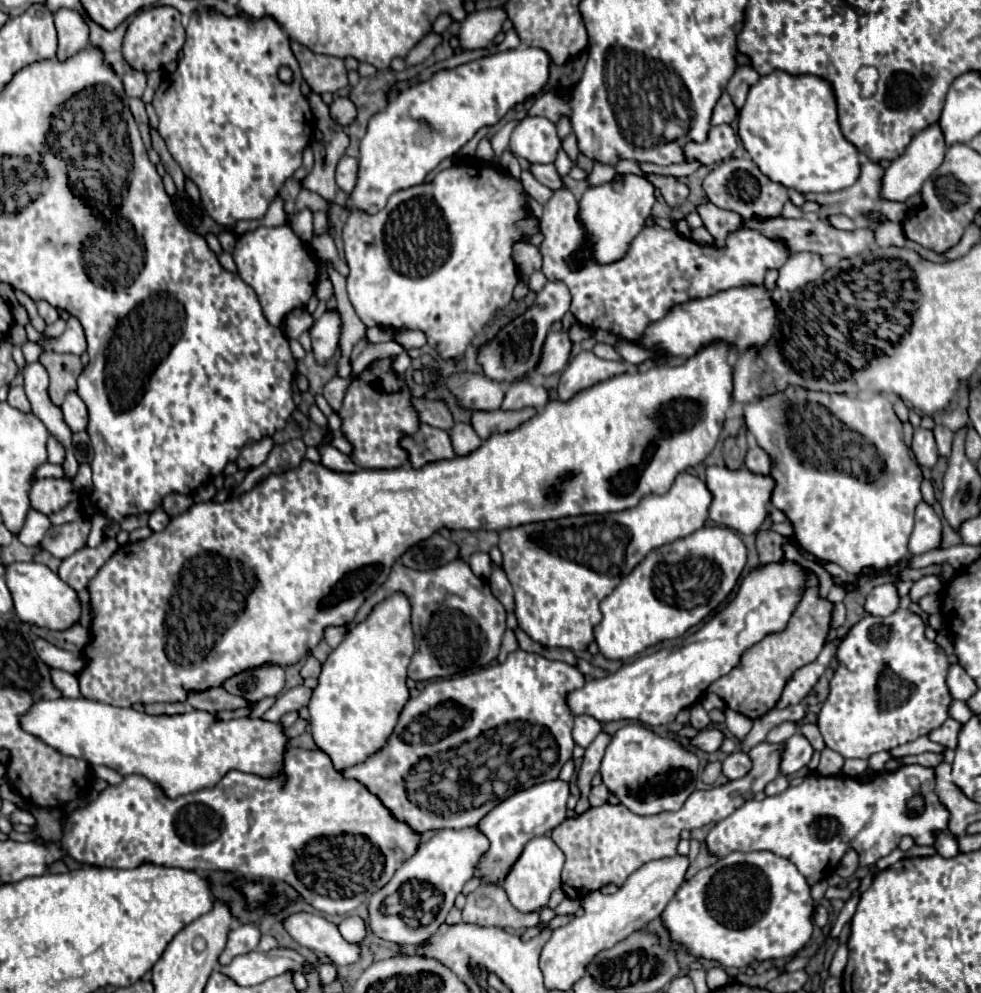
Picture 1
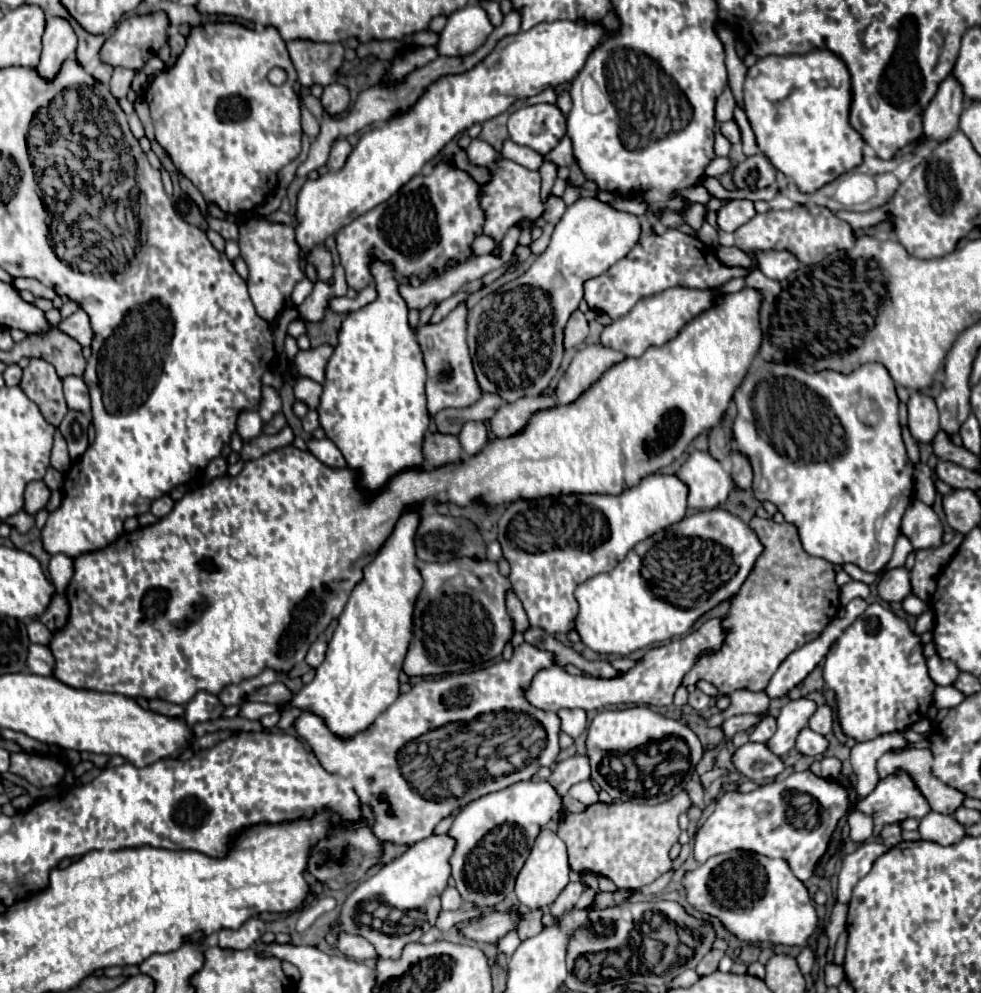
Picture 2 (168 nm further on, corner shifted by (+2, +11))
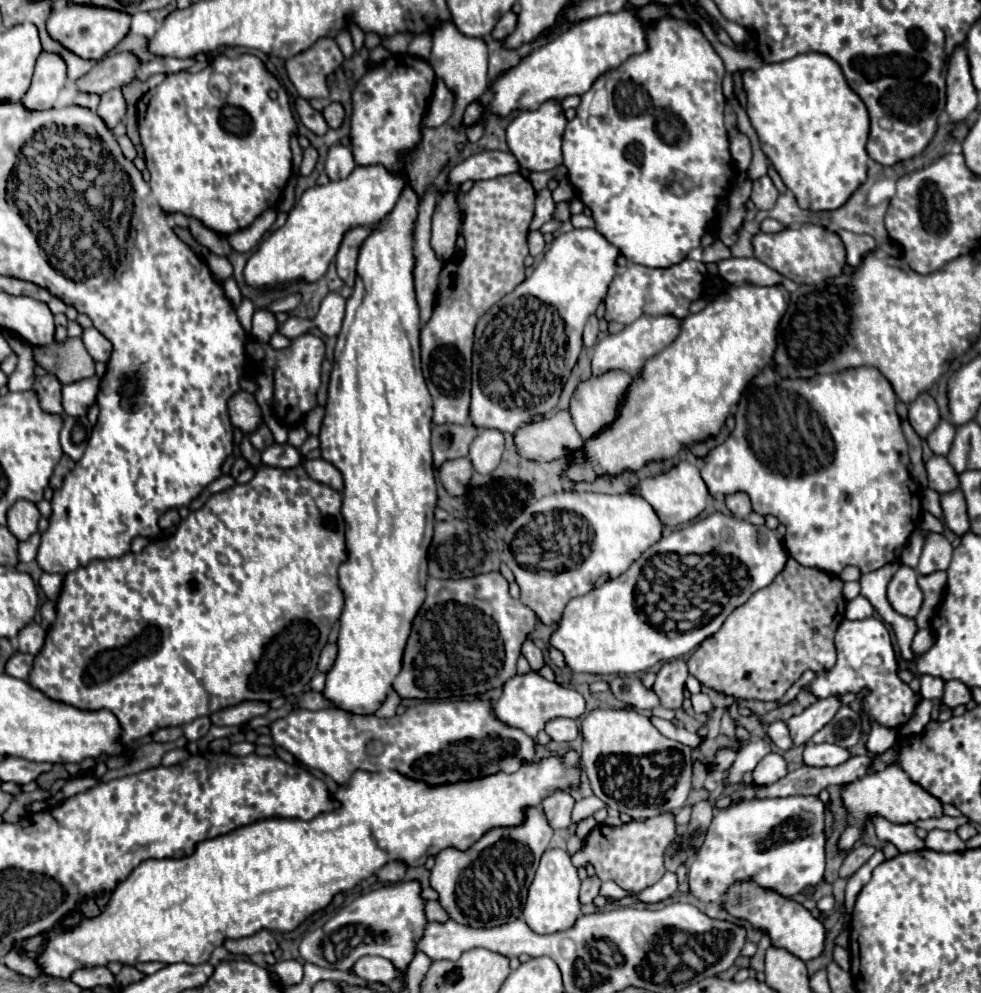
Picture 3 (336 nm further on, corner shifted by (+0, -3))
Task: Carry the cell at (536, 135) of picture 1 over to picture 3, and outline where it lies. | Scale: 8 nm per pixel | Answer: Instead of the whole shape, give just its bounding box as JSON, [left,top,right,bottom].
[506,100,566,172]

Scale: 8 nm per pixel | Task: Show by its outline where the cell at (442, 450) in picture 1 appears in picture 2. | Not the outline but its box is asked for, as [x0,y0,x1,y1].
[424,432,464,468]

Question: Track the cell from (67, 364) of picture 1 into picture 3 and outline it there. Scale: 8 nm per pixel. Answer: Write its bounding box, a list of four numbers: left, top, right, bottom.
[34,338,94,384]

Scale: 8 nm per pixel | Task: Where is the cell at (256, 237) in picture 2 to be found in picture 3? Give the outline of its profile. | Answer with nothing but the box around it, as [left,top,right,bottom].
[250,308,278,344]

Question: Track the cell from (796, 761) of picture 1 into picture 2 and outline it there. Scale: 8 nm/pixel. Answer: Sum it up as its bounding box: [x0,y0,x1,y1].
[796,728,830,756]

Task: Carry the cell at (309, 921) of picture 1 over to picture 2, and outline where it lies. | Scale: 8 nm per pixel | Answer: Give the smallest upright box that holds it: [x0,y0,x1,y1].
[338,934,376,962]

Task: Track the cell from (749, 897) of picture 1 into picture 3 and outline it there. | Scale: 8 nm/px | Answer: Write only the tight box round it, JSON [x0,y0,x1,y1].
[720,880,826,962]

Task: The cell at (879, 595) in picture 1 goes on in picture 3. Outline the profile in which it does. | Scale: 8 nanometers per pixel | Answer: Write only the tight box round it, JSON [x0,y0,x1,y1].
[888,566,922,618]

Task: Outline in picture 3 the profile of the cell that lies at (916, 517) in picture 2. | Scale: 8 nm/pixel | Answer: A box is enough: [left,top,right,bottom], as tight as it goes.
[918,532,952,574]

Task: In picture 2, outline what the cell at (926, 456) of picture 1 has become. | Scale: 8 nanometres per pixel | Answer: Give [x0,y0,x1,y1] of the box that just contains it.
[908,392,940,442]

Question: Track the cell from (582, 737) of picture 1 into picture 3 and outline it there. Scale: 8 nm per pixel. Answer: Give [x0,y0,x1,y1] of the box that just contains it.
[544,718,580,742]

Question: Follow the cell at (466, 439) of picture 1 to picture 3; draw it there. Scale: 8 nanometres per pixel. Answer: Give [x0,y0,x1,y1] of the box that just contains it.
[470,430,504,474]

